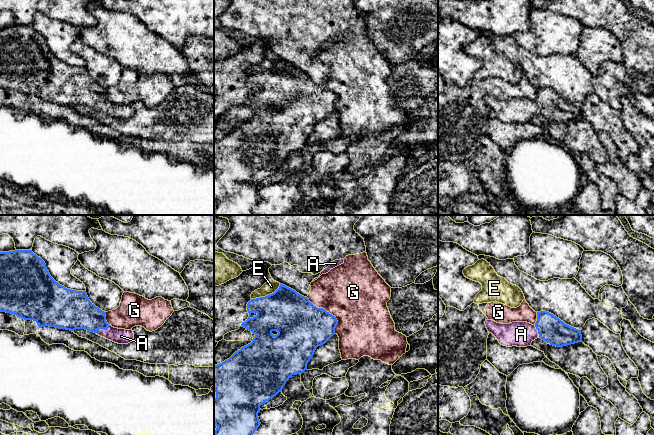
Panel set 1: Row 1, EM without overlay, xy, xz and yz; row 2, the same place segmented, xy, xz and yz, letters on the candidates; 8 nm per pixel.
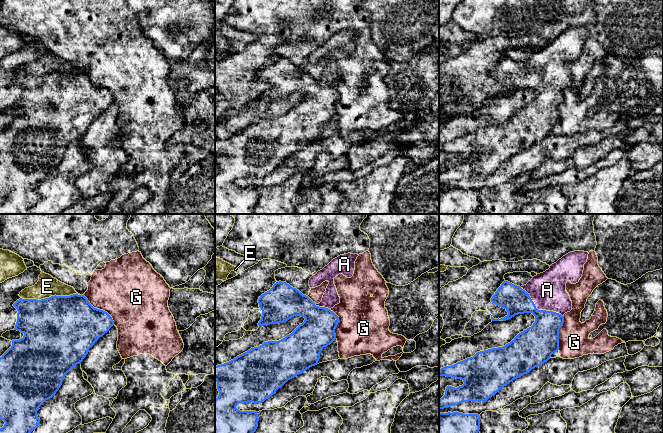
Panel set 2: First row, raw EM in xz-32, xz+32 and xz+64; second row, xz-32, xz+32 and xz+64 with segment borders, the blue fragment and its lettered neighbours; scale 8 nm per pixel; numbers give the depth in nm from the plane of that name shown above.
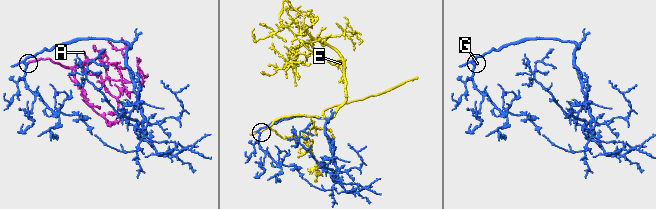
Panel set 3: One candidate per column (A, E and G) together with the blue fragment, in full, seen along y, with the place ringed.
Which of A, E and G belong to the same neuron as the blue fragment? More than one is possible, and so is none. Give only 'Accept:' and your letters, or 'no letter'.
Accept: A

